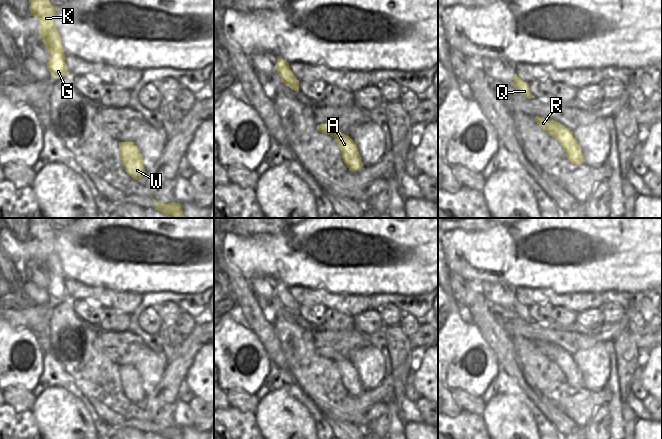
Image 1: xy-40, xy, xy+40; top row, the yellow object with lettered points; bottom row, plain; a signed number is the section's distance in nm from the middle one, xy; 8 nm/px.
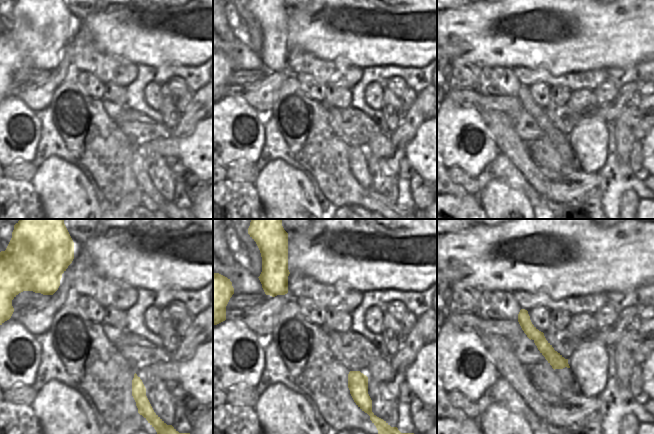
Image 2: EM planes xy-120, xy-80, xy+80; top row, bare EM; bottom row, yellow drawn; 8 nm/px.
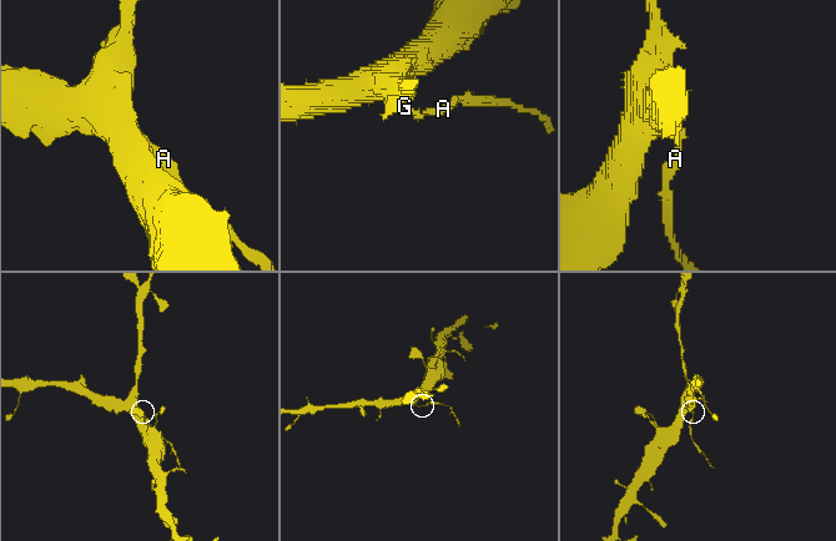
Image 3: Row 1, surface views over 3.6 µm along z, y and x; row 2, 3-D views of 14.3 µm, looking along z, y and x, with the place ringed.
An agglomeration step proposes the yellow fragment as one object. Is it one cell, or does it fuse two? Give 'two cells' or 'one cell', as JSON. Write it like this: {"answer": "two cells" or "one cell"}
{"answer": "two cells"}

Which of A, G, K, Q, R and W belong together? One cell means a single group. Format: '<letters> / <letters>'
A Q R W / G K

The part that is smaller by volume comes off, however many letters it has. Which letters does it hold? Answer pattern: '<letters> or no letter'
A, Q, R, W

